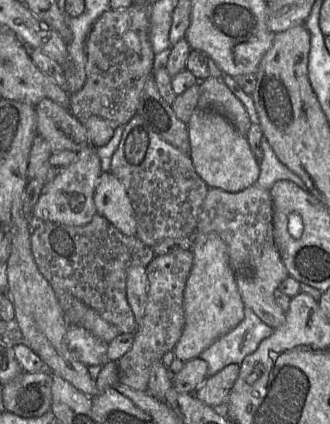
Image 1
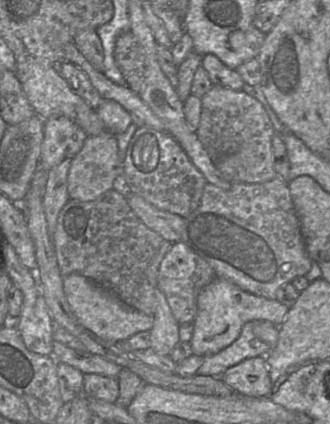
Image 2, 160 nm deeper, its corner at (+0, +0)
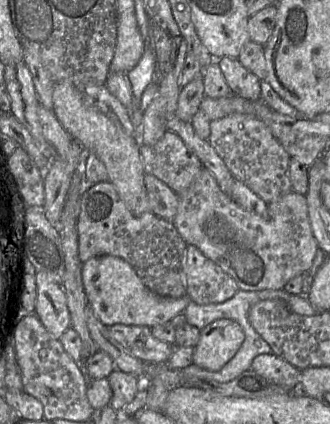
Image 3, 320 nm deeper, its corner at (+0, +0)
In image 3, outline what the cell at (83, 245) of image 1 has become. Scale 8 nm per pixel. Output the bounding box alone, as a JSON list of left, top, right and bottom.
[77,181,188,298]

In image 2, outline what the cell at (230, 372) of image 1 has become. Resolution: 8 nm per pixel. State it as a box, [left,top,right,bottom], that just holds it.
[220,357,272,397]

